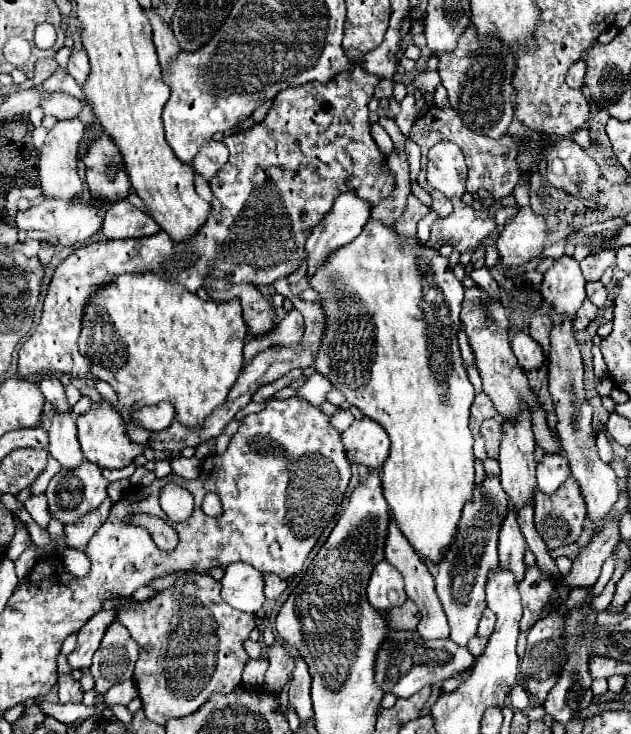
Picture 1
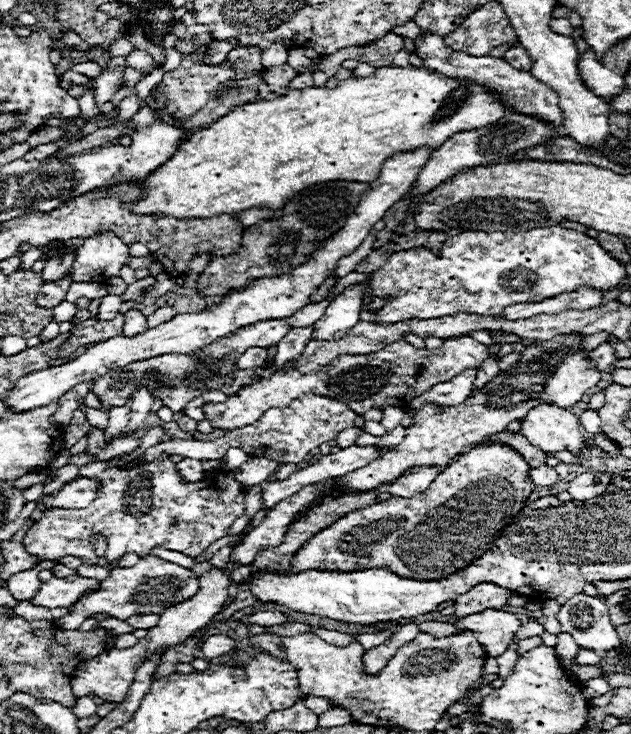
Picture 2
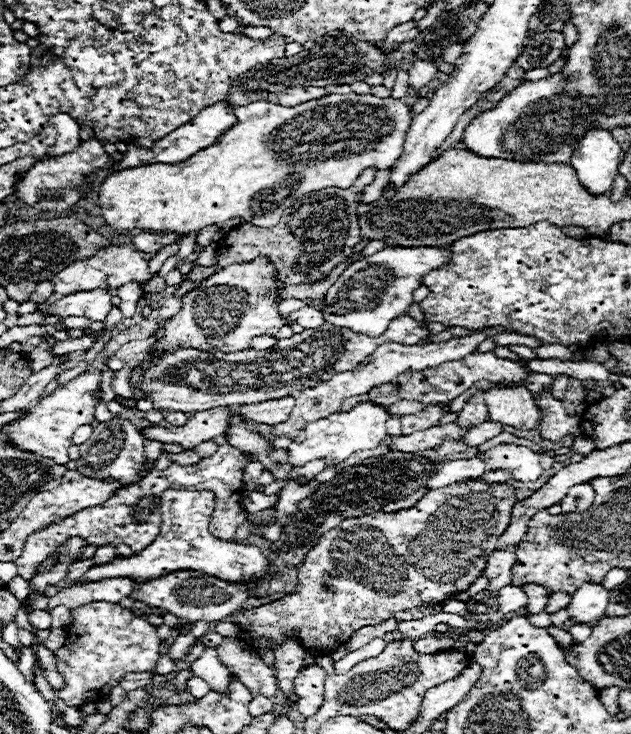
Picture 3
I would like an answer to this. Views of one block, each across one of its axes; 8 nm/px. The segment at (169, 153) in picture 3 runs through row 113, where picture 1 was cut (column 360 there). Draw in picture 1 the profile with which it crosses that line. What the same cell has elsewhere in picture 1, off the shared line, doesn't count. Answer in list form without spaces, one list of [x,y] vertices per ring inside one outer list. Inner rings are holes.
[[[340,194],[340,196],[336,198],[336,202],[334,202],[330,214],[324,216],[324,220],[310,232],[310,236],[308,236],[308,240],[306,240],[306,248],[304,248],[306,254],[308,254],[308,272],[306,272],[306,276],[310,278],[310,276],[316,272],[316,268],[320,268],[322,262],[326,262],[326,258],[328,258],[334,250],[338,250],[340,246],[350,244],[350,242],[362,232],[364,224],[368,222],[368,216],[370,216],[370,204],[368,204],[368,202],[360,200],[360,198],[354,196],[354,194]]]

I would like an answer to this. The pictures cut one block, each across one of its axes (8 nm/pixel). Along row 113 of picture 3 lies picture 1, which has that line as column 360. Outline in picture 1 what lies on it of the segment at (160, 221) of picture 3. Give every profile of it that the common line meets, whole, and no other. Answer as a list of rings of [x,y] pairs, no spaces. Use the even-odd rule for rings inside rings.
[[[370,222],[370,224],[372,224],[370,230],[366,228],[356,240],[338,248],[326,260],[326,264],[308,280],[308,284],[320,292],[320,302],[326,310],[326,320],[328,320],[328,328],[326,328],[326,334],[322,338],[322,346],[320,346],[320,352],[318,352],[314,366],[322,376],[326,376],[334,384],[336,390],[344,392],[346,400],[352,406],[356,406],[364,416],[378,422],[386,430],[386,434],[390,436],[390,442],[392,442],[390,454],[382,466],[384,498],[390,504],[392,516],[394,516],[400,532],[404,534],[404,538],[408,538],[408,542],[416,550],[416,554],[424,562],[440,564],[444,560],[444,554],[448,552],[452,538],[456,538],[456,526],[460,522],[460,514],[462,514],[464,506],[470,502],[472,490],[474,490],[474,454],[472,454],[474,438],[472,438],[470,428],[468,428],[468,418],[470,418],[470,406],[472,406],[476,394],[474,394],[474,386],[468,380],[466,368],[462,364],[458,338],[456,338],[456,334],[460,330],[458,314],[460,314],[462,302],[464,302],[464,286],[452,272],[446,270],[448,258],[442,258],[438,252],[424,248],[418,238],[410,238],[410,242],[404,242],[404,238],[400,238],[392,228],[386,228],[380,222]]]

